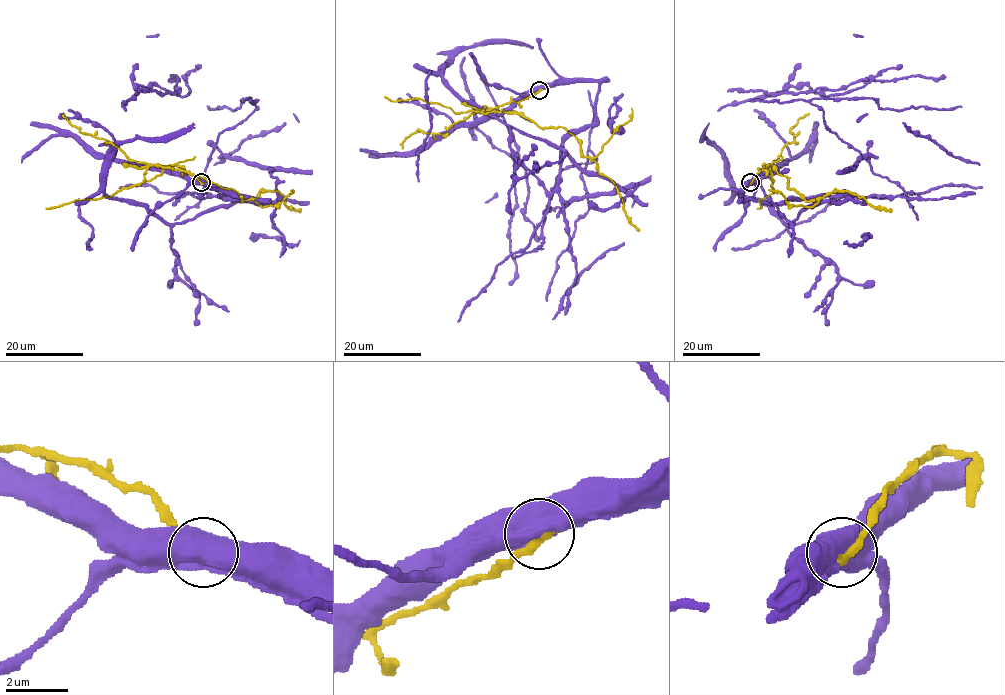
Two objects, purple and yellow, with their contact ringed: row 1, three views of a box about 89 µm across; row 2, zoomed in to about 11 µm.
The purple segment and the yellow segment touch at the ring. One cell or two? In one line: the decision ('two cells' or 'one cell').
two cells

